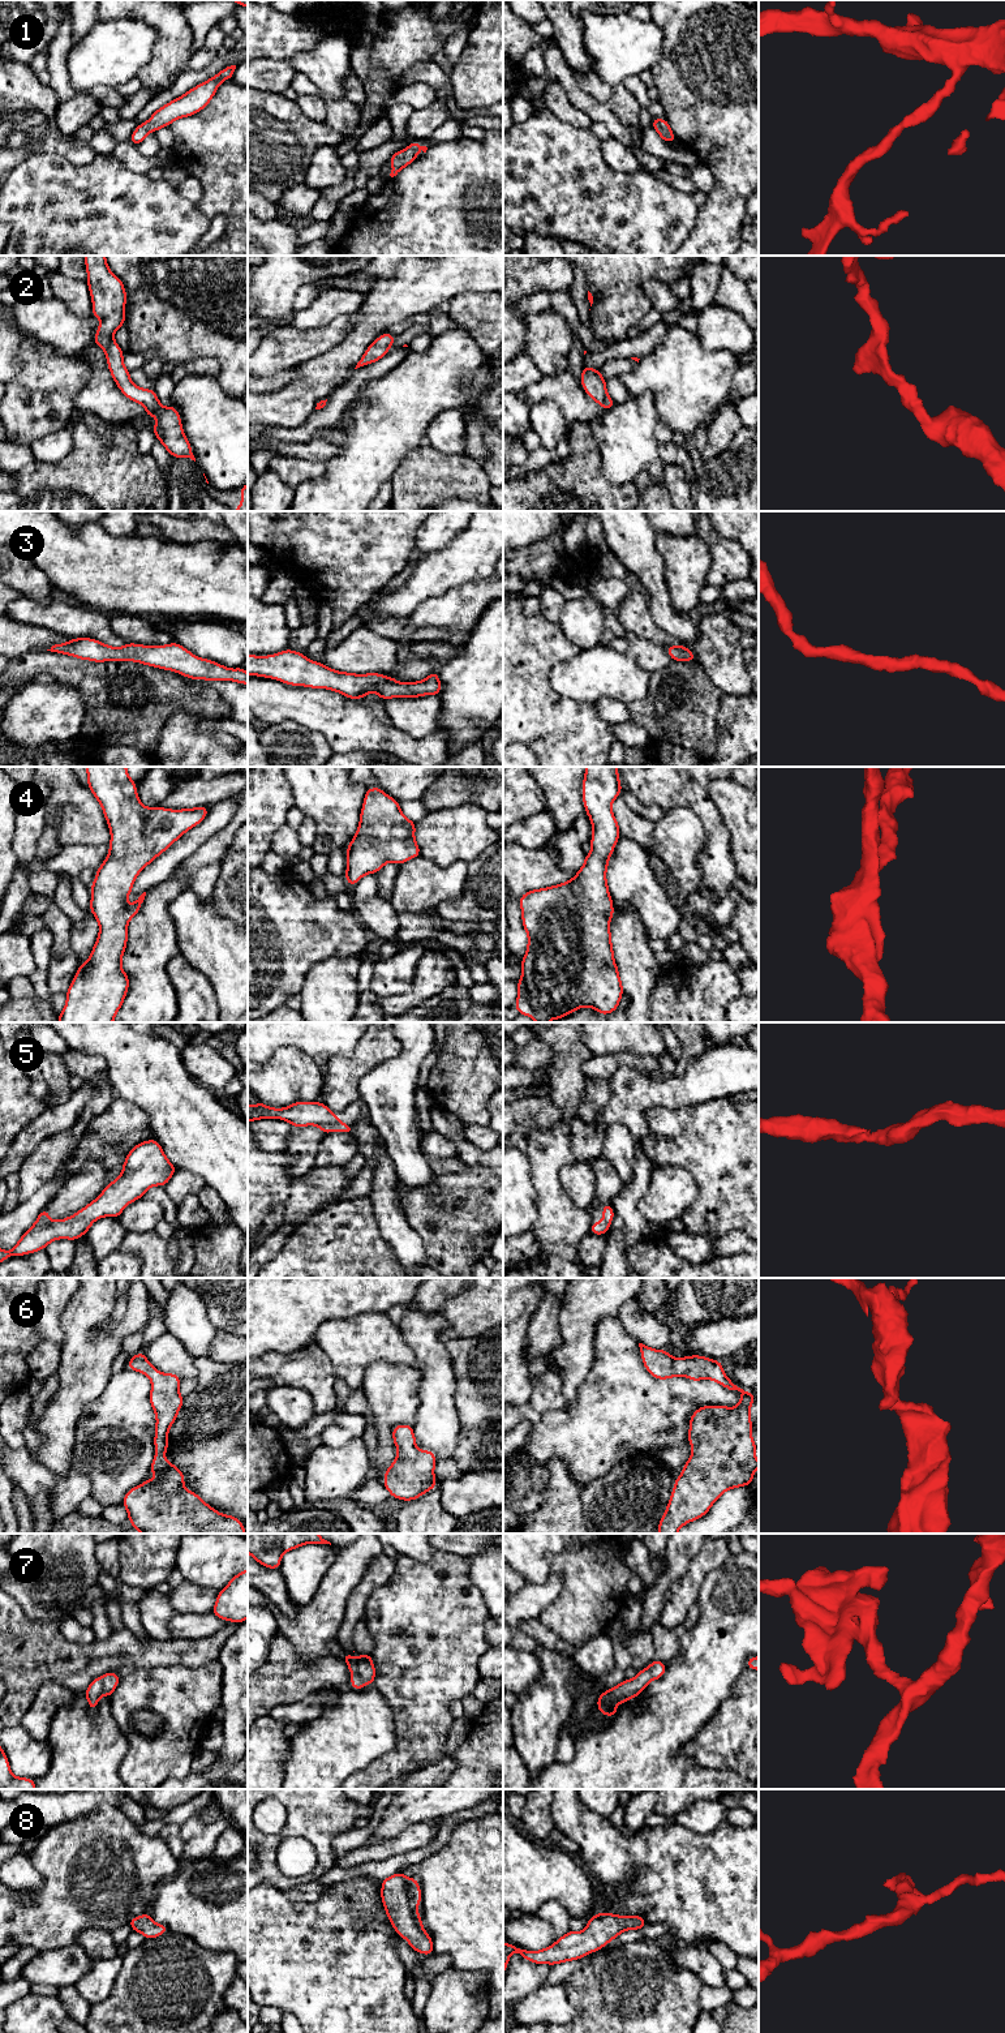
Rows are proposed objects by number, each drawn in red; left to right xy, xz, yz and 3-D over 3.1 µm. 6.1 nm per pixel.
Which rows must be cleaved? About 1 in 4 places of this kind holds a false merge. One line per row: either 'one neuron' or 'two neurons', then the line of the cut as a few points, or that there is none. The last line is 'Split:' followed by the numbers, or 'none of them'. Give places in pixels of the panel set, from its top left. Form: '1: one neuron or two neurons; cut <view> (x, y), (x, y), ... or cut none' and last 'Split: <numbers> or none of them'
1: one neuron; cut none
2: one neuron; cut none
3: one neuron; cut none
4: one neuron; cut none
5: one neuron; cut none
6: one neuron; cut none
7: one neuron; cut none
8: one neuron; cut none
Split: none of them

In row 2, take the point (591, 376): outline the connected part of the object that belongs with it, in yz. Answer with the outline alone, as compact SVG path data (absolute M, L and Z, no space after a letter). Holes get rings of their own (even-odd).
M583 365L580 383L585 394L597 402L605 411L615 406L614 400L606 393L606 379L601 376L600 369Z

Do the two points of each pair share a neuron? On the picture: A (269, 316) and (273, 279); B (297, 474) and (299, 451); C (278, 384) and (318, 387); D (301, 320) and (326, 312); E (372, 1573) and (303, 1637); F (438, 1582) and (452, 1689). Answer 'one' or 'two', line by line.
A: one
B: two
C: two
D: one
E: two
F: one

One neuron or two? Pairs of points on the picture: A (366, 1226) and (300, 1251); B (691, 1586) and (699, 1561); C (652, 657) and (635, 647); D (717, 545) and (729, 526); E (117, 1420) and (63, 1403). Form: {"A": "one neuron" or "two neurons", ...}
{"A": "one neuron", "B": "one neuron", "C": "one neuron", "D": "two neurons", "E": "two neurons"}

